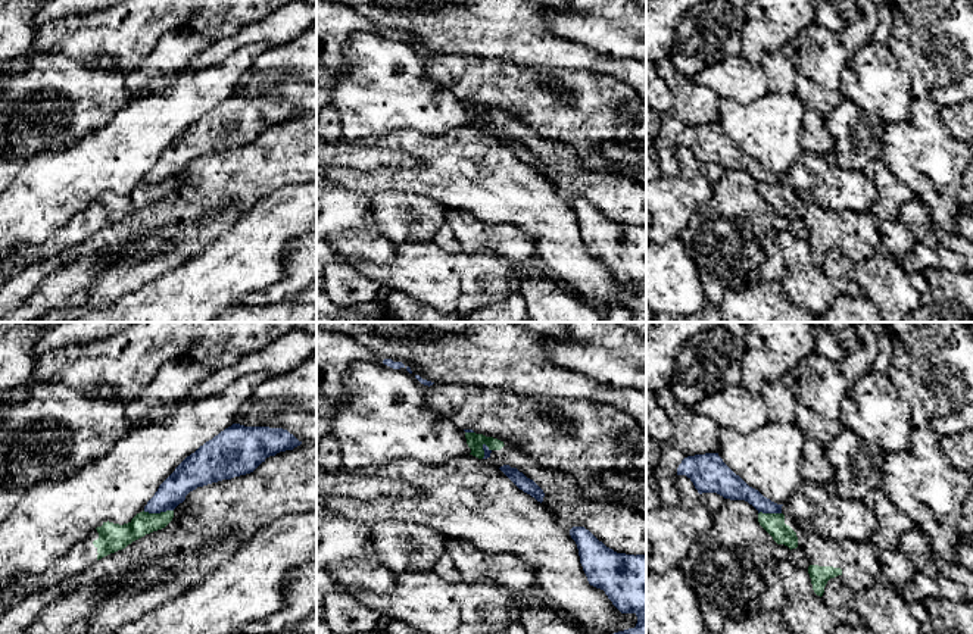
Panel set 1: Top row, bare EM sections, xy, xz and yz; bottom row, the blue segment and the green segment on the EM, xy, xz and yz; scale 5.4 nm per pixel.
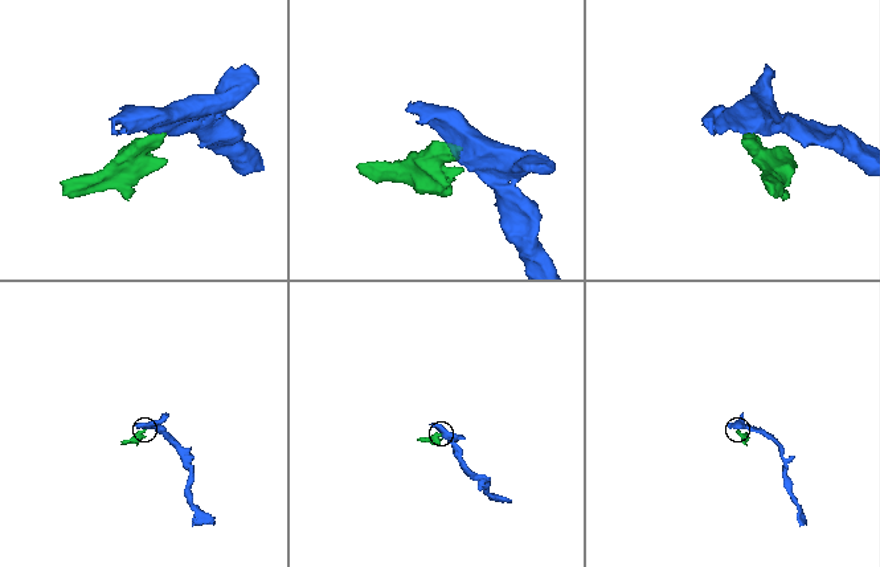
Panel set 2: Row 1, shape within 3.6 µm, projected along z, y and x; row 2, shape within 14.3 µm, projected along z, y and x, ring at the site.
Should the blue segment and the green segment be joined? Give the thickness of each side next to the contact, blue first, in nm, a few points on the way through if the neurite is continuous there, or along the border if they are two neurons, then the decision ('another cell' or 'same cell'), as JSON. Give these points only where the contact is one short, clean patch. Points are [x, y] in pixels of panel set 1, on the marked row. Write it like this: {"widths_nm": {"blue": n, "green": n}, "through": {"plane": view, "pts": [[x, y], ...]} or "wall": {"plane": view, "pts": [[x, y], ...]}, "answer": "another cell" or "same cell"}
{"widths_nm": {"blue": 160, "green": 130}, "wall": {"plane": "xy", "pts": [[172, 509], [161, 512], [143, 511]]}, "answer": "another cell"}

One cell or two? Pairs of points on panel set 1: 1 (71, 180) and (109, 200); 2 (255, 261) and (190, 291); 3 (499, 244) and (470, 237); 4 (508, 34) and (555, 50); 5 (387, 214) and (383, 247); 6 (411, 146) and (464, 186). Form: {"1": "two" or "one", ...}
{"1": "two", "2": "one", "3": "one", "4": "one", "5": "two", "6": "one"}

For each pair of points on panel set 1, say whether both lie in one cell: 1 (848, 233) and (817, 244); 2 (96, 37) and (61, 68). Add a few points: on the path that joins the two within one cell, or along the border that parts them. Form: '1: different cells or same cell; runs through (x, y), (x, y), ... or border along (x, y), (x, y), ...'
1: same cell; runs through (841, 233), (829, 233), (825, 237)
2: different cells; border along (37, 52), (64, 52), (84, 63), (106, 59)

